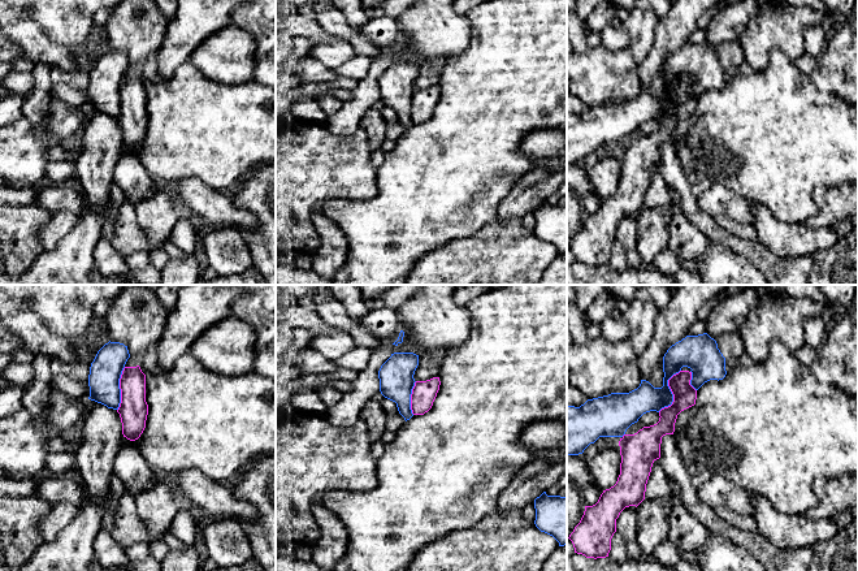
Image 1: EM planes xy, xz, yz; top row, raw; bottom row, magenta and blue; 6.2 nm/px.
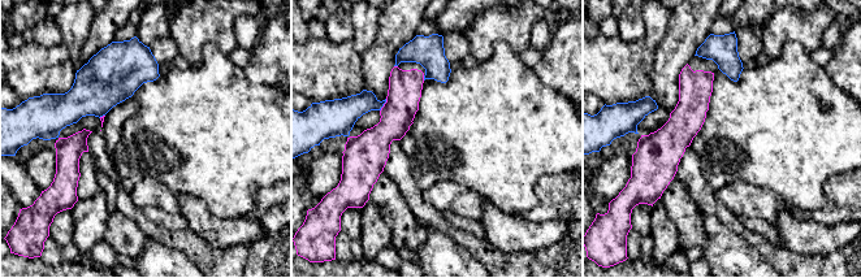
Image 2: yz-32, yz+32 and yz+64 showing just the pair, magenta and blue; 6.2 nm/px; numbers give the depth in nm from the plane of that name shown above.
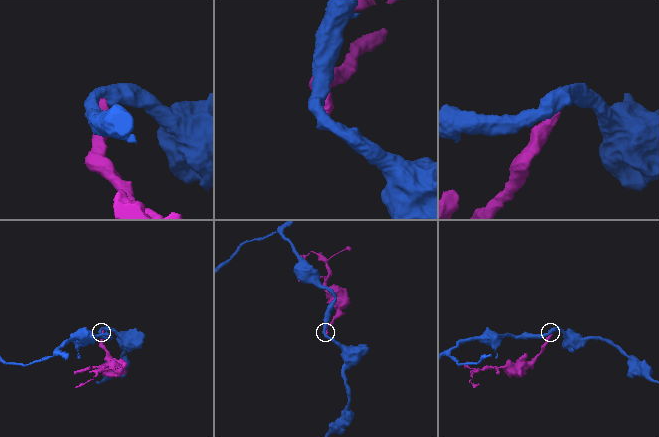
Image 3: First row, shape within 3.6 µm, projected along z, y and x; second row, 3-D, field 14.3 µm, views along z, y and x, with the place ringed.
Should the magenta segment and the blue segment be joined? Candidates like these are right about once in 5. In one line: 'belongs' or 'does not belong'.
does not belong

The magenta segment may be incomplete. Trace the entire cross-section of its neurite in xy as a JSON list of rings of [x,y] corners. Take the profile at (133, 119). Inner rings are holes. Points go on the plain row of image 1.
[[[156,53],[146,62],[130,65],[120,87],[121,112],[117,118],[122,143],[130,150],[140,146],[146,137],[148,113],[146,111],[146,82],[164,82],[157,66]]]

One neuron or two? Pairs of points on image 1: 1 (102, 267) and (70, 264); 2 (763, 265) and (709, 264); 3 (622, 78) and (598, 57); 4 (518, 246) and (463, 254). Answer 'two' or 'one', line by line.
1: two
2: two
3: one
4: one

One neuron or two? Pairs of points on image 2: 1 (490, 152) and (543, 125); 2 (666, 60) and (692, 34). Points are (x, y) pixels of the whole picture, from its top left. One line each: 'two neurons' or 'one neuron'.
1: one neuron
2: one neuron

